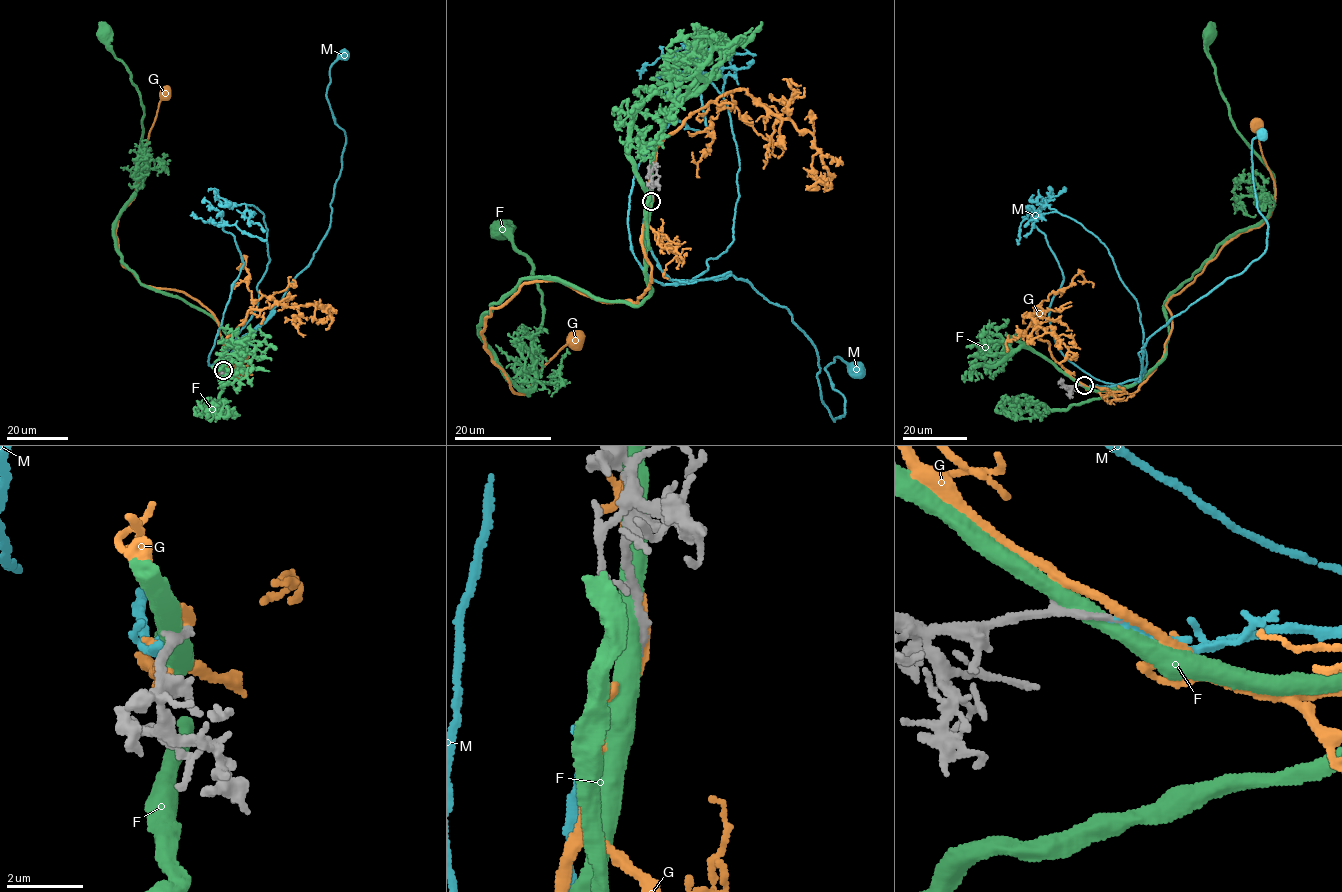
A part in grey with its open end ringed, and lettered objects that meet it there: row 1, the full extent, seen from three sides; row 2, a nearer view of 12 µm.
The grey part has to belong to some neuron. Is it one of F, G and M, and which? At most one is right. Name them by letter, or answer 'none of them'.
M

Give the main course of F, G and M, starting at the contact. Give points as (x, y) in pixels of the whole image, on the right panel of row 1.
F: (1082, 385), (1126, 388), (1153, 368), (1168, 338), (1167, 297), (1274, 205), (1274, 176), (1235, 128), (1206, 34)
G: (1084, 385), (1133, 393), (1162, 357), (1171, 330), (1167, 302), (1221, 249), (1268, 217), (1274, 180), (1257, 127)
M: (1084, 385), (1138, 378), (1150, 337), (1264, 252), (1268, 222), (1258, 210), (1252, 172), (1252, 140), (1260, 133)

